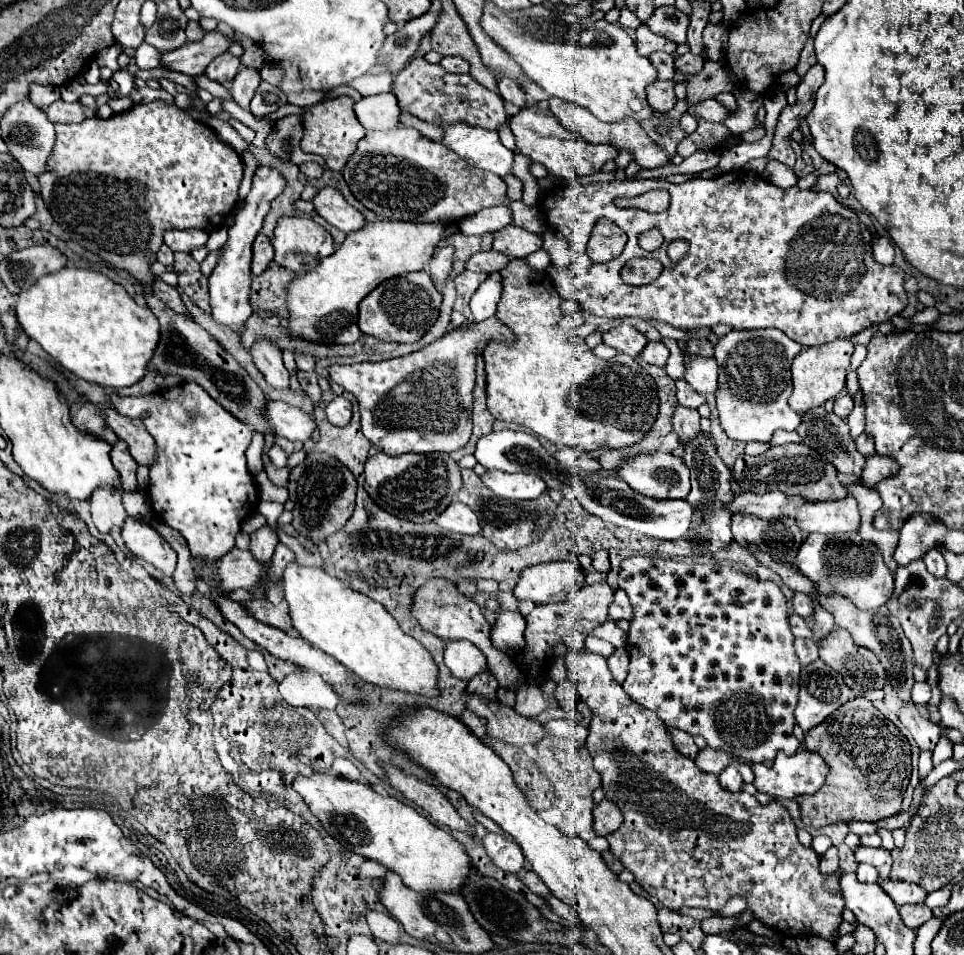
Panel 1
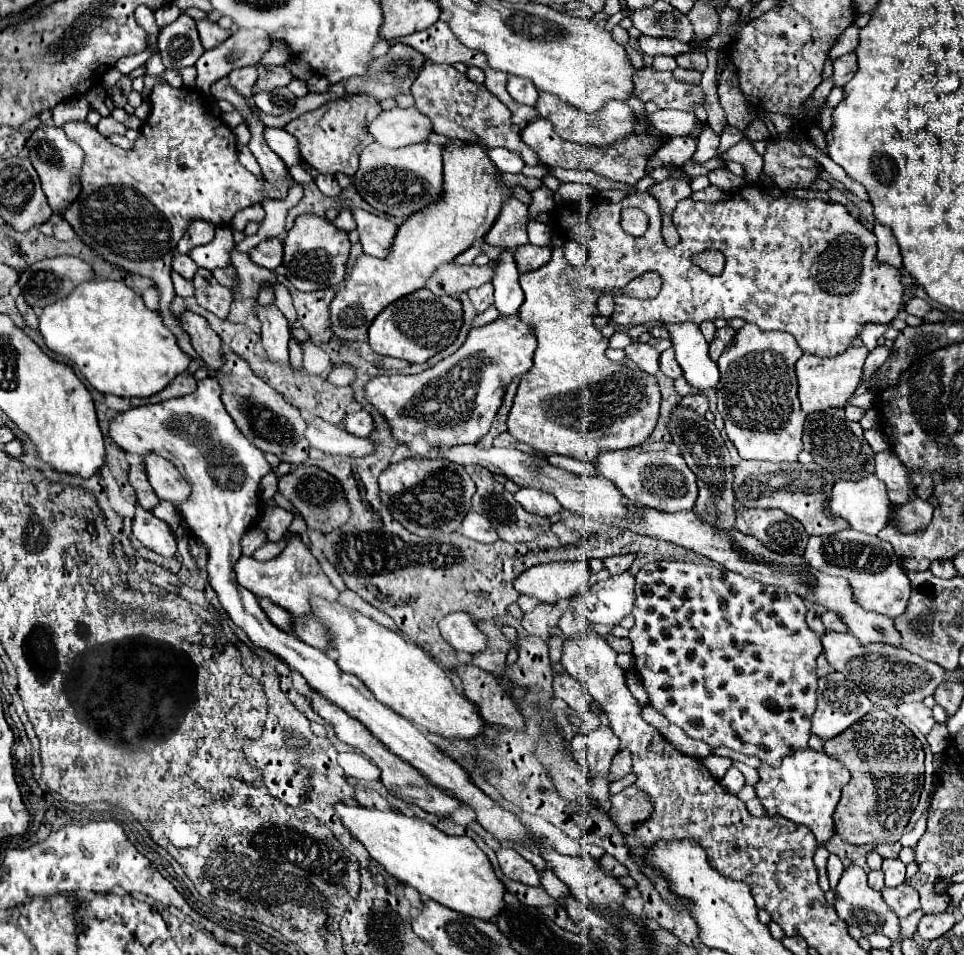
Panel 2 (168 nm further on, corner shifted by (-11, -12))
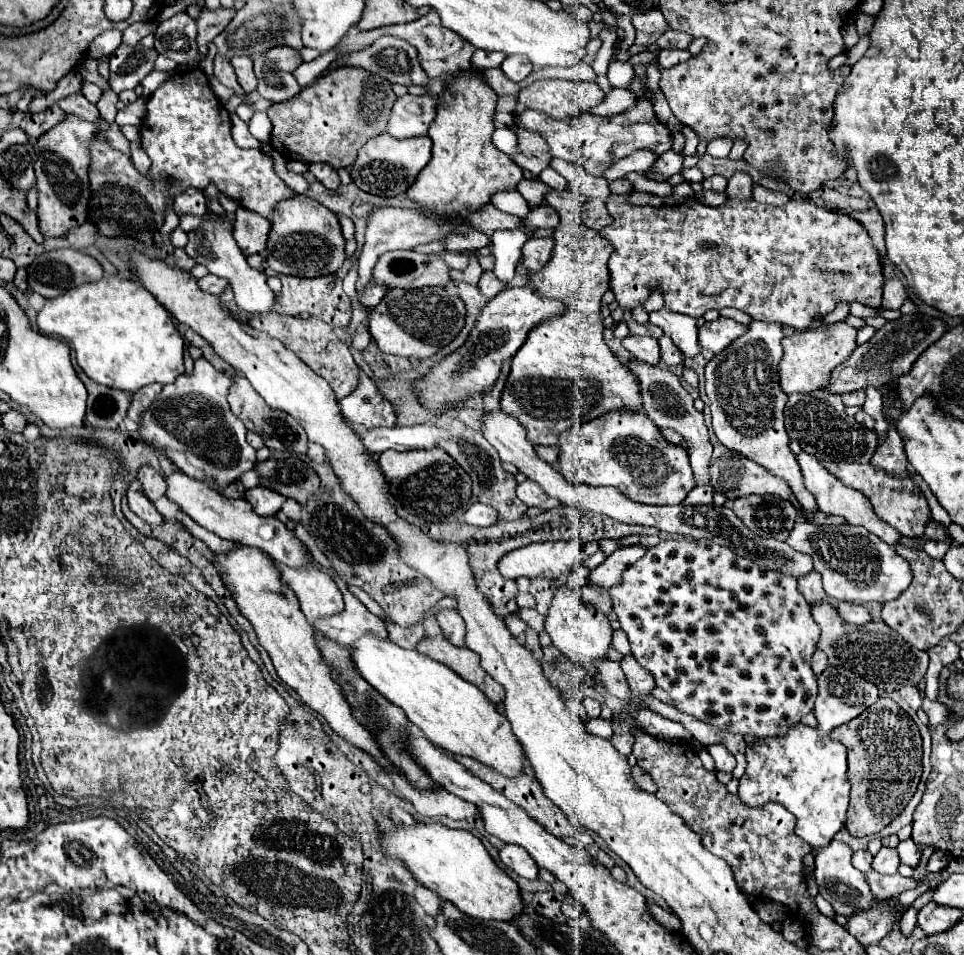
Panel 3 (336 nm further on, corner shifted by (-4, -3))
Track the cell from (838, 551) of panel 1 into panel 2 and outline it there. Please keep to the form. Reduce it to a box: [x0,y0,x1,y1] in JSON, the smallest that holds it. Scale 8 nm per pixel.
[804,529,910,619]

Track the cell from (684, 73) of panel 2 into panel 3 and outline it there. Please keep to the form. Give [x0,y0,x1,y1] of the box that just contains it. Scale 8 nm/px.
[659,50,691,68]

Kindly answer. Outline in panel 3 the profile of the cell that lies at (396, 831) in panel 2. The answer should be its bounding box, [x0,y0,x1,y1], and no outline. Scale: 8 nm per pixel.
[381,824,523,922]

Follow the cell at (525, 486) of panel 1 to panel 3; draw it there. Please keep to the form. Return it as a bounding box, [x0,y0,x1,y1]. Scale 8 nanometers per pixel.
[517,480,561,510]

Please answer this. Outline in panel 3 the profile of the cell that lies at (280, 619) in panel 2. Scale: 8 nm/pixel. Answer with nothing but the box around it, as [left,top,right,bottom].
[213,544,393,768]

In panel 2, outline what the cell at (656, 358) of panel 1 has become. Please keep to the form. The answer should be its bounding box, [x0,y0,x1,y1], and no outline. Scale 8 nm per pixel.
[660,349,682,379]

